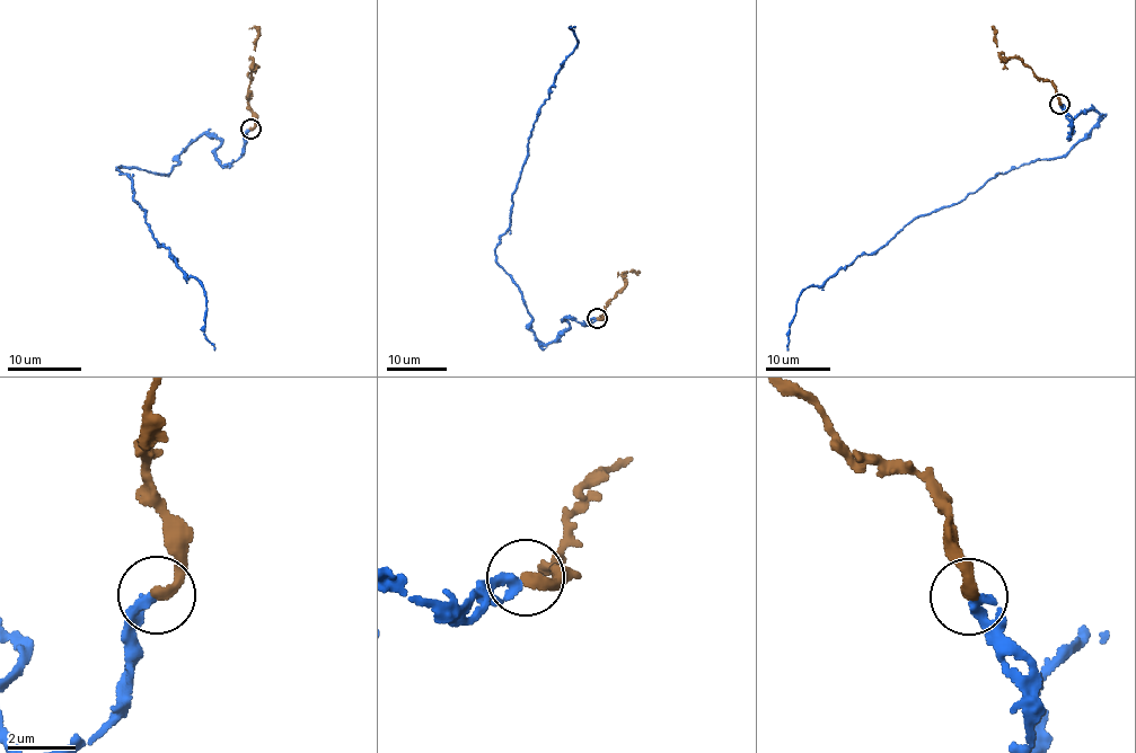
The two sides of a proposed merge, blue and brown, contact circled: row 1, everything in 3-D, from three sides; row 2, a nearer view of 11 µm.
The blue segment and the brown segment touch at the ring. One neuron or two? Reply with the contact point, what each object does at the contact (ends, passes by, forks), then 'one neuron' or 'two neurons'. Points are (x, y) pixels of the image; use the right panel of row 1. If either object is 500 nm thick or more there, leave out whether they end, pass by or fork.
at (1059, 104); blue ends there; brown ends there; one neuron

